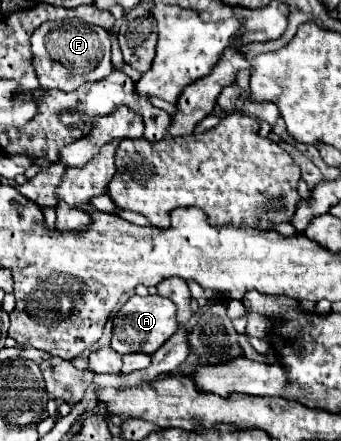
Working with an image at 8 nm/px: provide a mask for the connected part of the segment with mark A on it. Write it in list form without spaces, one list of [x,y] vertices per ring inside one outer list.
[[[131,296],[129,302],[117,312],[113,318],[113,350],[119,354],[131,354],[131,352],[145,352],[153,354],[157,352],[177,330],[175,322],[175,304],[169,298],[163,296]]]

